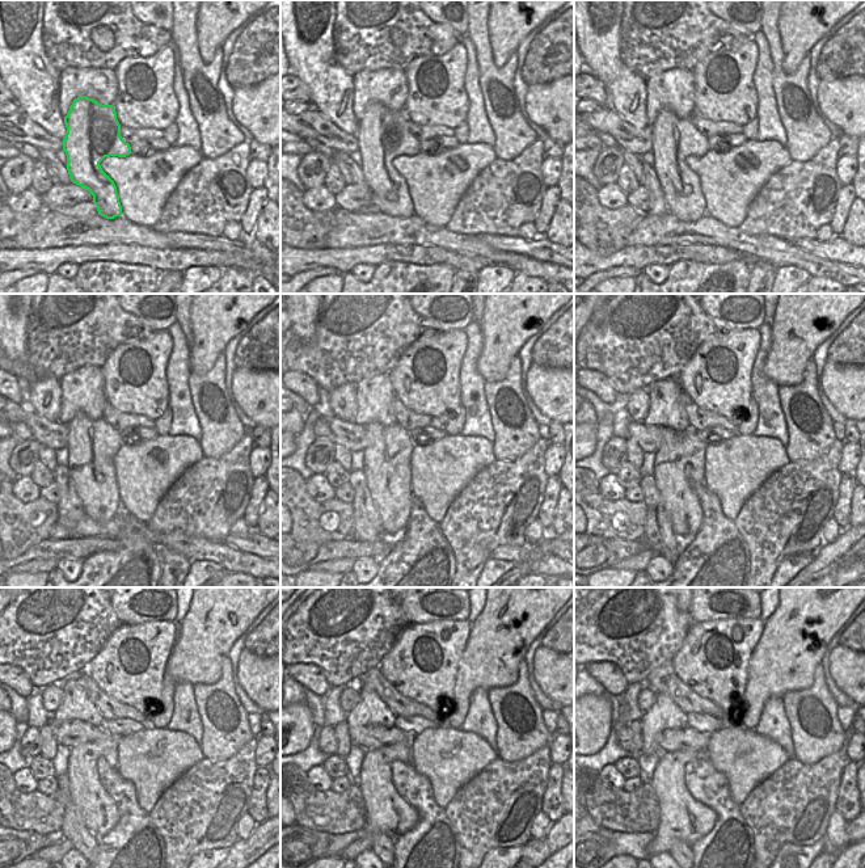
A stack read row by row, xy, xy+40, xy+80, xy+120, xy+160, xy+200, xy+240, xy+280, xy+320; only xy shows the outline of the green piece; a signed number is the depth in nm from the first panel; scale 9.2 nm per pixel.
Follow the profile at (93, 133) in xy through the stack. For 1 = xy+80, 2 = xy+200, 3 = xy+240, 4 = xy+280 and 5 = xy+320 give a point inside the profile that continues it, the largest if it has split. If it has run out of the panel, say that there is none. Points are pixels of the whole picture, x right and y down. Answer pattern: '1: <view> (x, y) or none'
1: xy+80 (674, 139)
2: xy+200 (682, 505)
3: xy+240 (98, 810)
4: xy+280 (387, 812)
5: xy+320 (683, 818)

